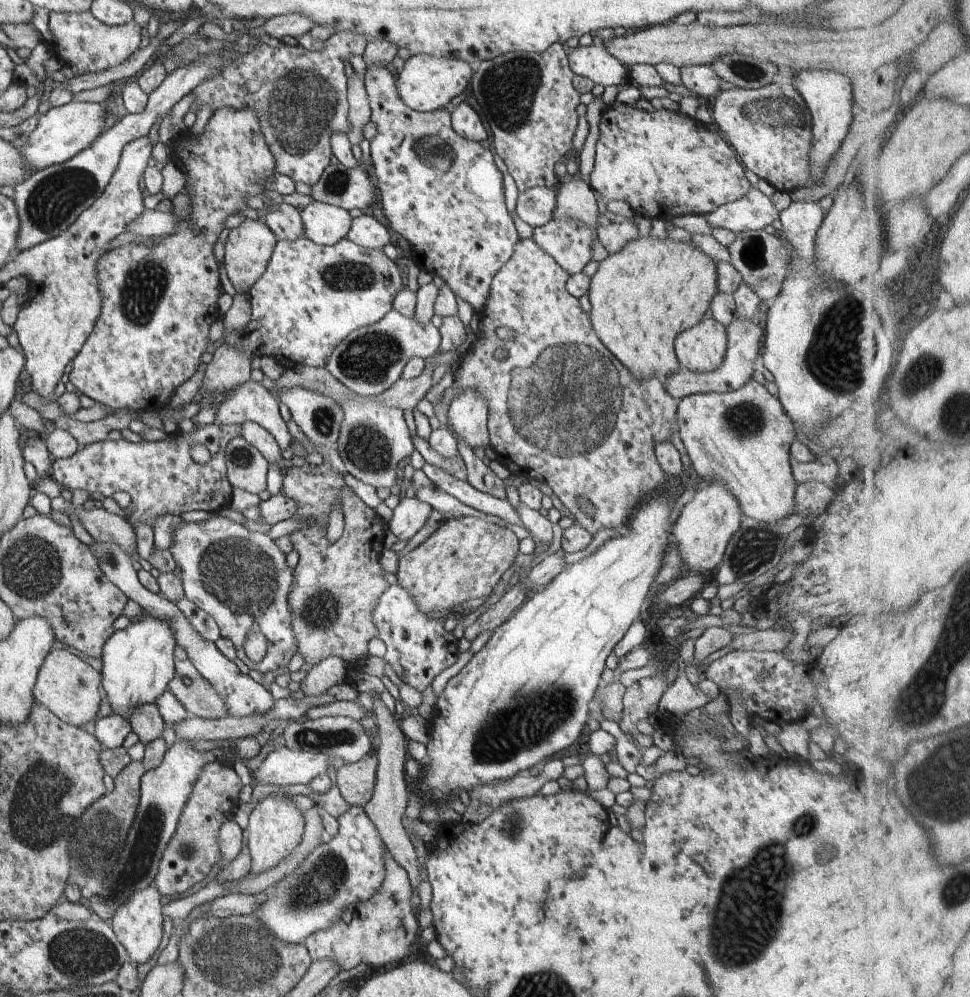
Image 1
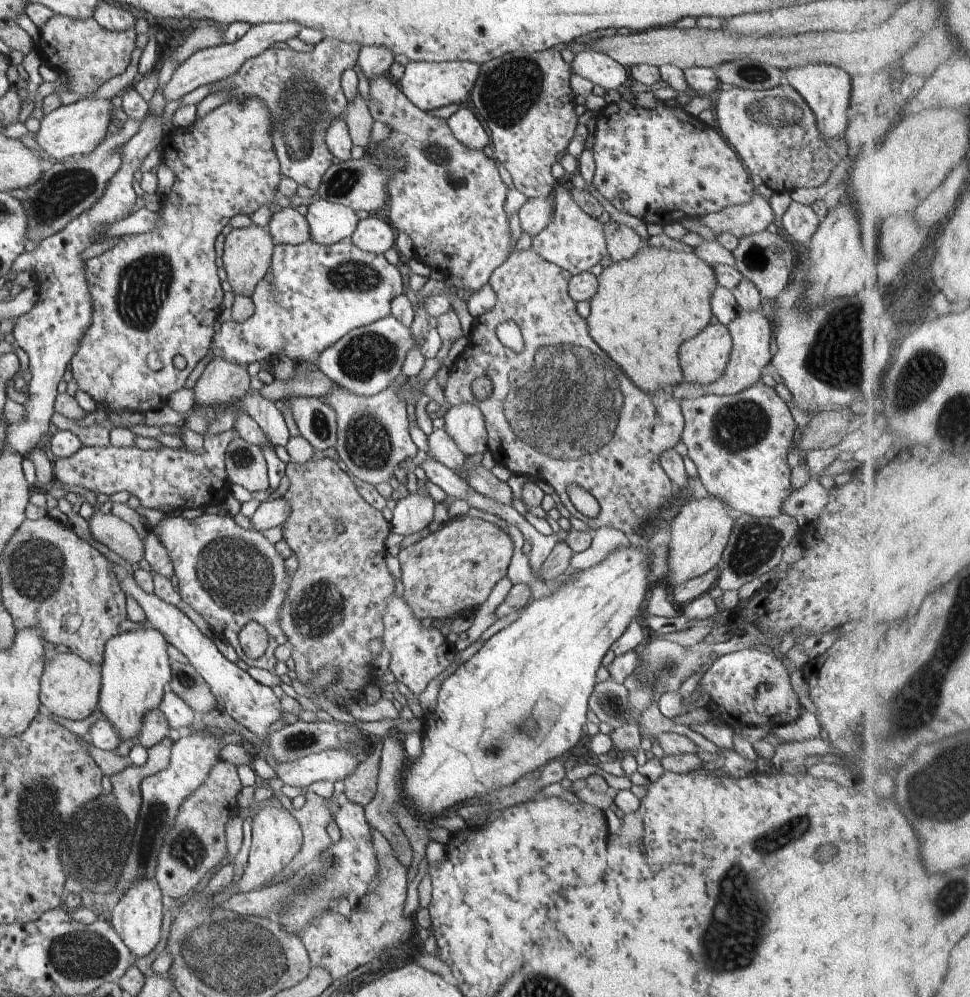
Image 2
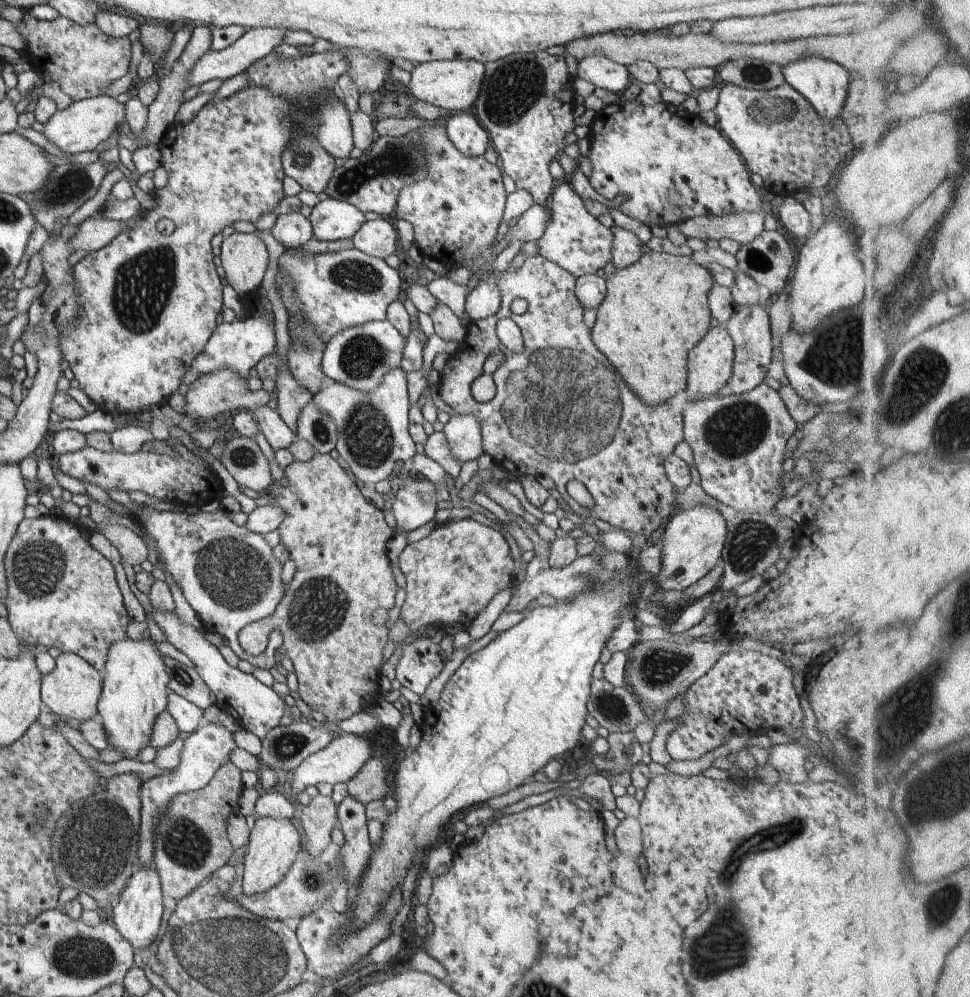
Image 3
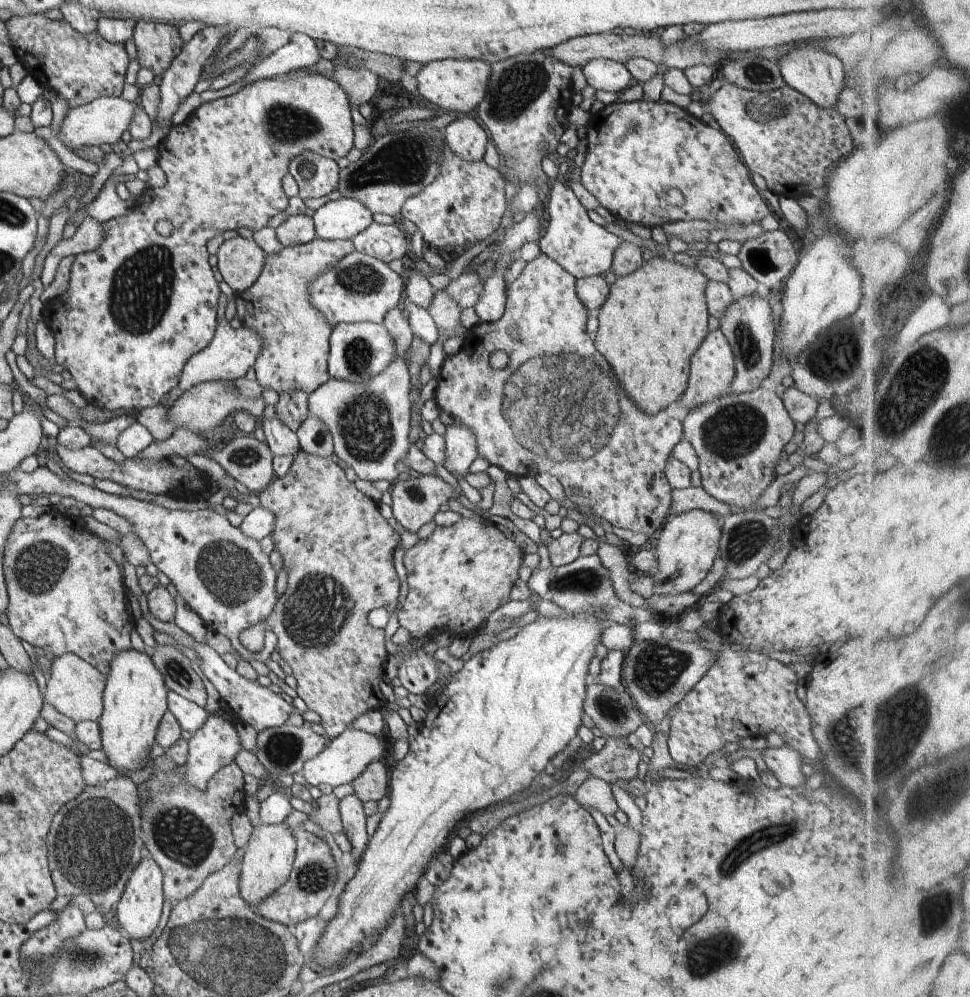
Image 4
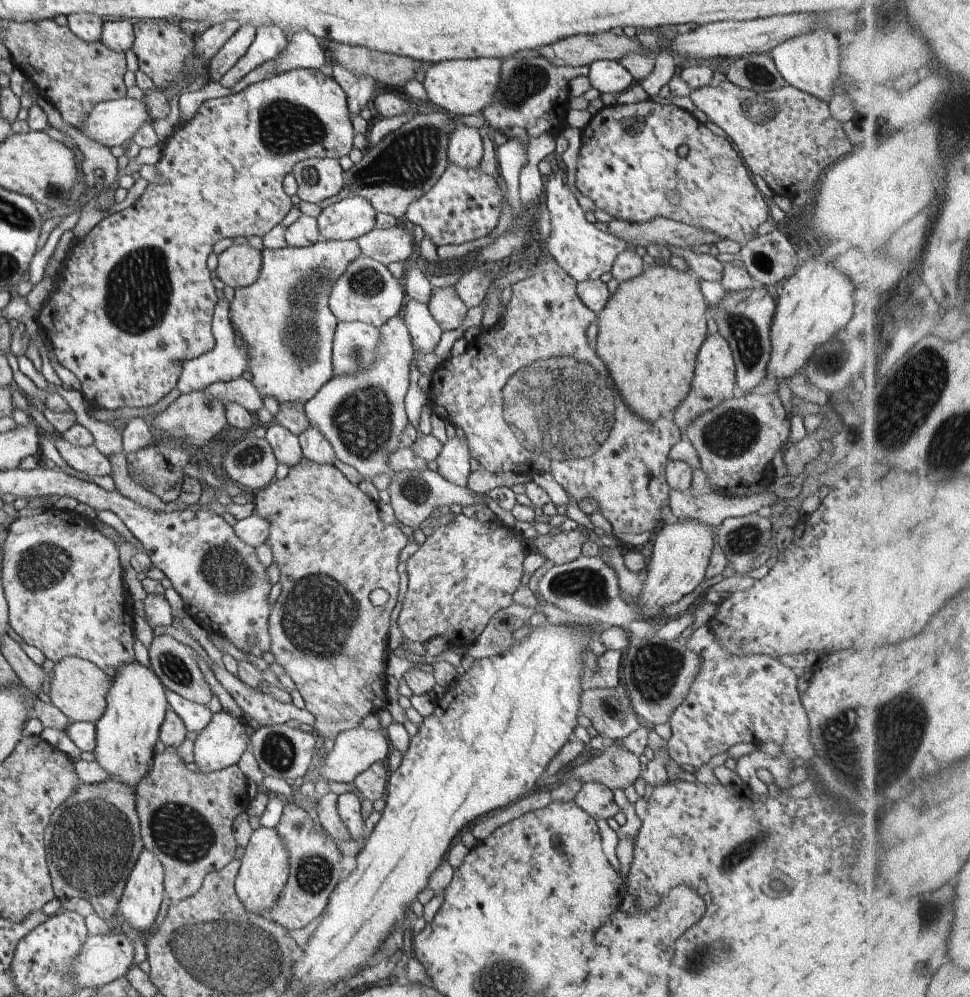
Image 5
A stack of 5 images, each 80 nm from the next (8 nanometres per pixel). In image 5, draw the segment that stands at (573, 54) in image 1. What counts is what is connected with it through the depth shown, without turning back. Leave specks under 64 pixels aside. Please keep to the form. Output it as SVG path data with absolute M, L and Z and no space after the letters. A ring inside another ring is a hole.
M598 60L592 62L587 70L592 88L600 91L603 95L606 93L612 95L617 92L624 93L633 86L632 74L619 61Z

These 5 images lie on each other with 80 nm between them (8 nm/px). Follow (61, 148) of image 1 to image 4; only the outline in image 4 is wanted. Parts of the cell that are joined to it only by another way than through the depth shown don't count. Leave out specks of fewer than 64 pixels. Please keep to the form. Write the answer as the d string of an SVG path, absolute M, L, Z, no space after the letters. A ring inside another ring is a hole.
M112 96L96 98L88 104L70 108L58 131L60 137L58 140L73 148L74 153L84 146L90 148L90 146L100 146L101 144L121 144L122 134L130 127L130 122L134 118L134 110L138 104L137 101L128 102L128 100Z

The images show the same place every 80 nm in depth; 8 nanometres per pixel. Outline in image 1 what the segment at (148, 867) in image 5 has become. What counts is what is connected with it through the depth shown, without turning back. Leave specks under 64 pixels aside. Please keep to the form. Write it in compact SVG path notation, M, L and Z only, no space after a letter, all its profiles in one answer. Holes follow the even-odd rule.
M151 885L144 890L134 892L128 898L128 902L124 902L124 905L120 906L110 921L110 926L113 928L118 942L124 946L134 965L148 962L159 949L165 919L161 909L162 902L160 902L159 891L155 885Z

